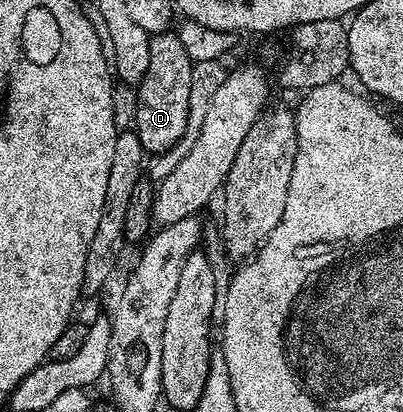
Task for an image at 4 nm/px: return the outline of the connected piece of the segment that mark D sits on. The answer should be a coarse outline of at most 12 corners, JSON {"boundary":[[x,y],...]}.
{"boundary":[[149,35],[134,131],[145,153],[186,134],[194,56]]}

